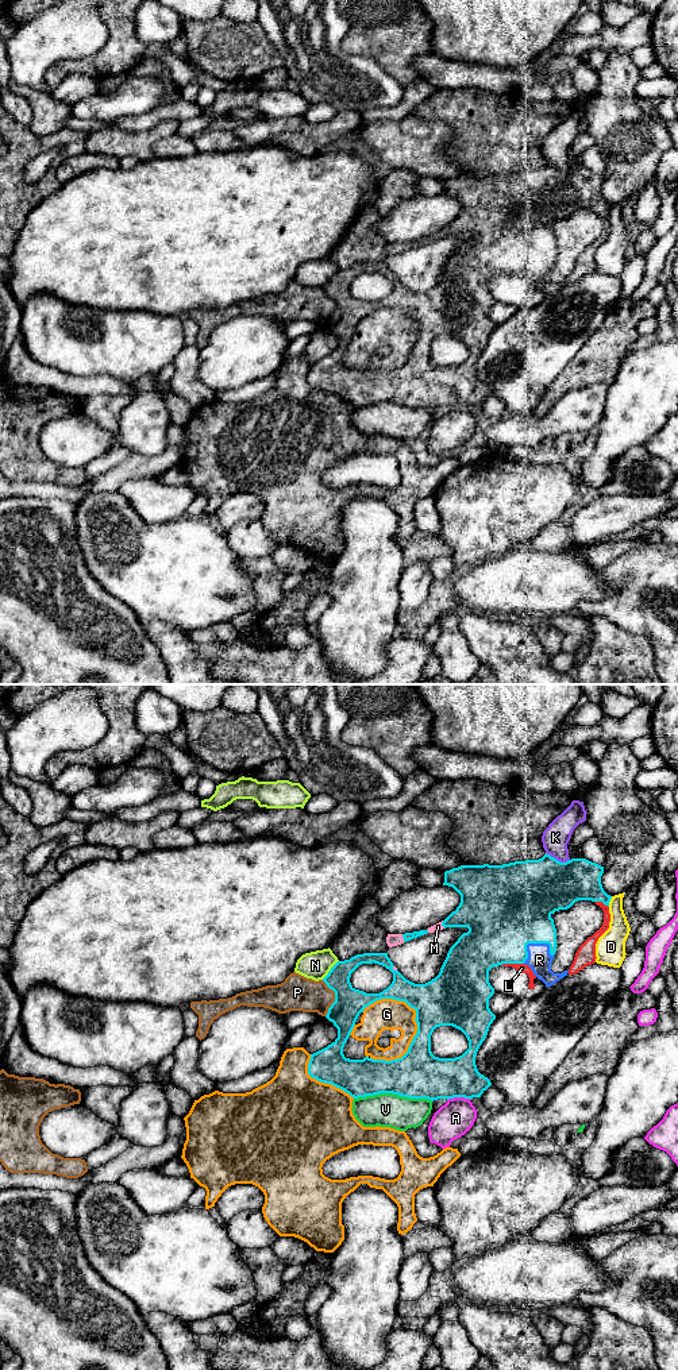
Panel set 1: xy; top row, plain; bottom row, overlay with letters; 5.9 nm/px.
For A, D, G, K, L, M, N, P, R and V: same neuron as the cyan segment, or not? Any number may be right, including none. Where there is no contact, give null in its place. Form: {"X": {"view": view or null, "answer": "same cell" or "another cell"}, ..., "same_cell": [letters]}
{"A": {"view": "xy", "answer": "another cell"}, "D": {"view": "xy", "answer": "another cell"}, "G": {"view": "xy", "answer": "another cell"}, "K": {"view": "xy", "answer": "another cell"}, "L": {"view": "xy", "answer": "same cell"}, "M": {"view": "xy", "answer": "same cell"}, "N": {"view": "xy", "answer": "another cell"}, "P": {"view": "xy", "answer": "another cell"}, "R": {"view": "xy", "answer": "same cell"}, "V": {"view": "xy", "answer": "another cell"}, "same_cell": ["L", "M", "R"]}

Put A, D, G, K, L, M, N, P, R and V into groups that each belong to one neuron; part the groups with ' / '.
A / D / G / K / L M R / N / P / V

